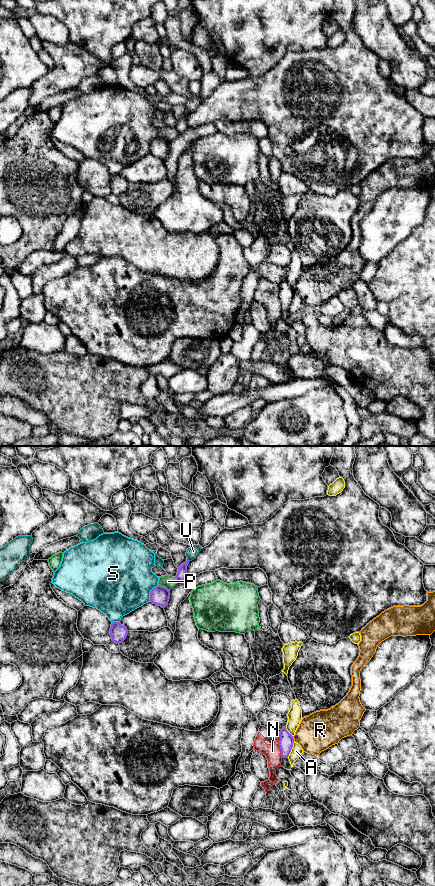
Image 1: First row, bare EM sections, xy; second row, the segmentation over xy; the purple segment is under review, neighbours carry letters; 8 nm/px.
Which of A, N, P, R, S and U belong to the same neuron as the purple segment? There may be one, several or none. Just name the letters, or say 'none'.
none

